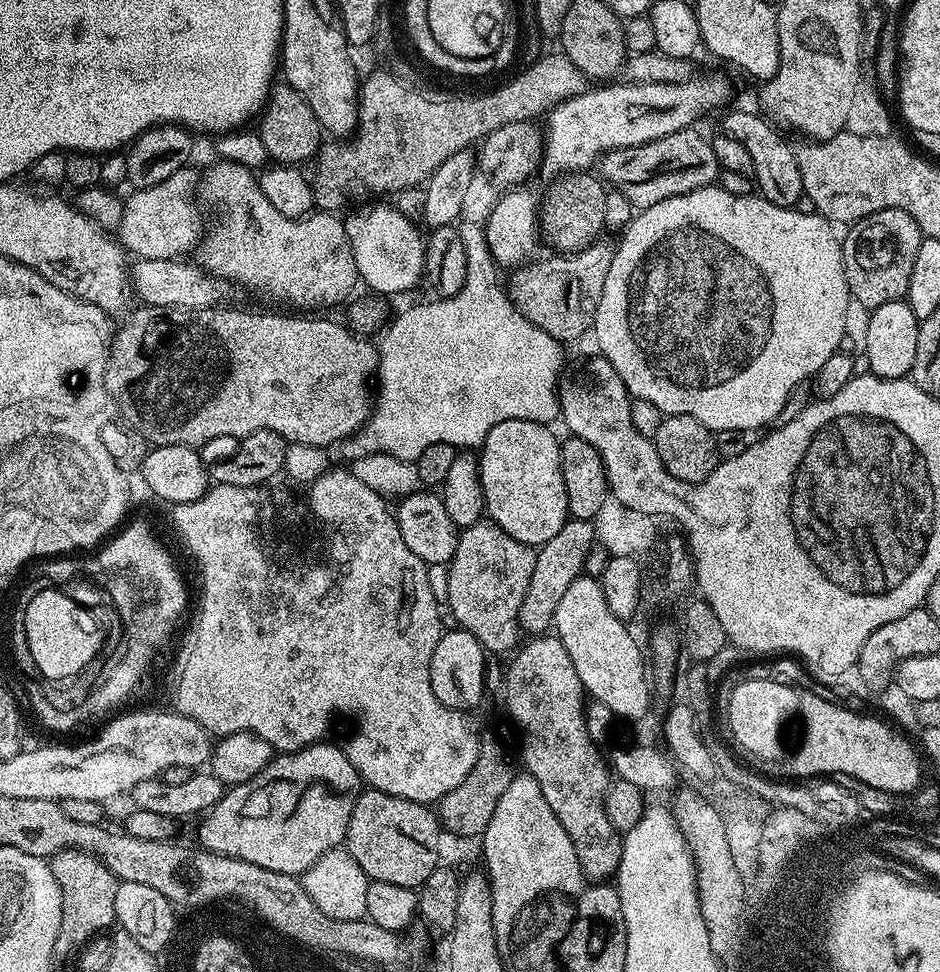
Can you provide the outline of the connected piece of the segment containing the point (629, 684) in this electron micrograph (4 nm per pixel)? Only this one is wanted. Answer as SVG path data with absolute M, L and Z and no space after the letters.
M581 574L566 590L562 602L558 602L554 632L566 646L585 693L595 703L605 704L613 717L640 720L648 712L650 676L648 680L644 673L645 653L640 653L628 627L606 606L606 594L602 594L599 579L587 574Z

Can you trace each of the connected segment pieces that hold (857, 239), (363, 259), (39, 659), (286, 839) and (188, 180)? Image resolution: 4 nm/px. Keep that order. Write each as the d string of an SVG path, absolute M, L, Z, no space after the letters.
M887 208L856 221L847 232L848 237L843 237L842 240L842 251L849 297L855 303L857 300L865 310L877 308L886 302L905 299L910 286L910 270L914 270L914 258L918 258L918 246L922 239L918 222L914 222L914 218L910 218L906 210Z
M383 203L359 209L356 216L356 228L348 228L350 250L354 250L354 266L357 277L373 288L373 293L381 297L396 296L399 292L408 292L424 276L425 237L420 236L413 221L406 219L394 206L383 208Z
M56 586L42 590L31 599L25 612L26 640L44 680L78 674L78 670L82 670L104 645L105 629L100 629L99 622L88 612L91 611L79 604L75 595L68 593L67 596Z
M321 742L303 748L301 752L277 755L254 778L245 784L229 787L211 812L199 821L199 847L242 862L254 862L254 866L262 866L266 870L303 877L308 868L322 858L322 854L344 844L350 814L361 791L362 781L358 770L354 770L354 762L350 762L335 743Z
M192 166L179 168L177 172L170 174L170 178L166 178L166 182L160 182L157 186L135 189L131 194L130 198L125 199L122 222L116 229L117 239L127 253L145 260L154 258L175 260L187 257L187 252L191 248L193 251L199 245L206 224L200 221L197 169L192 169Z

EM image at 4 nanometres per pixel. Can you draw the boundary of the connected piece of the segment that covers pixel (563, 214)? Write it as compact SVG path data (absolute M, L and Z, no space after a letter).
M591 171L574 172L553 179L548 193L543 193L538 209L538 228L560 254L575 254L597 243L605 231L606 184Z

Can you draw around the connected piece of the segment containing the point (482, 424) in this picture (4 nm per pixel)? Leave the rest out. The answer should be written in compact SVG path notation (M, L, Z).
M464 284L462 290L458 290L458 294L443 298L432 298L429 304L416 304L413 308L406 309L392 325L390 324L383 329L383 332L385 331L384 337L378 340L380 354L378 395L374 400L372 414L368 417L368 423L359 432L349 436L342 444L342 449L344 448L349 461L353 462L363 456L381 452L392 455L396 459L414 462L422 454L422 450L426 450L426 446L434 446L434 442L452 444L457 450L476 450L483 445L486 434L490 434L490 430L494 430L494 426L498 426L498 422L533 420L539 424L551 425L553 423L552 419L555 416L557 419L561 415L558 383L556 384L556 375L559 374L560 367L564 364L564 352L560 349L563 348L561 341L556 340L550 334L546 334L538 326L534 326L534 322L525 318L512 305L512 300L509 299L507 291L504 291L501 296L472 296L472 288L467 288Z

